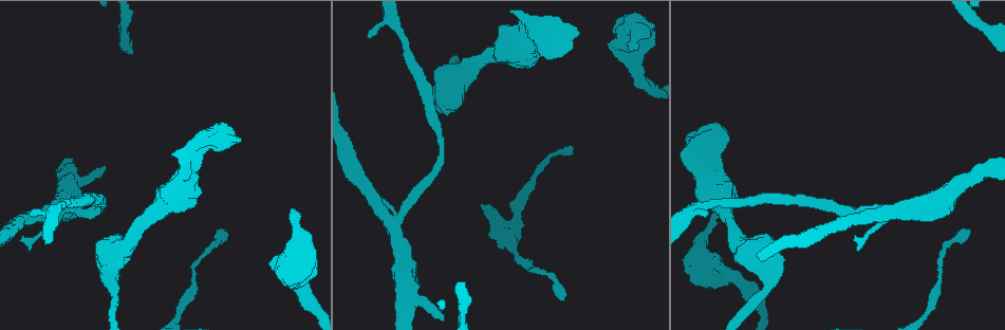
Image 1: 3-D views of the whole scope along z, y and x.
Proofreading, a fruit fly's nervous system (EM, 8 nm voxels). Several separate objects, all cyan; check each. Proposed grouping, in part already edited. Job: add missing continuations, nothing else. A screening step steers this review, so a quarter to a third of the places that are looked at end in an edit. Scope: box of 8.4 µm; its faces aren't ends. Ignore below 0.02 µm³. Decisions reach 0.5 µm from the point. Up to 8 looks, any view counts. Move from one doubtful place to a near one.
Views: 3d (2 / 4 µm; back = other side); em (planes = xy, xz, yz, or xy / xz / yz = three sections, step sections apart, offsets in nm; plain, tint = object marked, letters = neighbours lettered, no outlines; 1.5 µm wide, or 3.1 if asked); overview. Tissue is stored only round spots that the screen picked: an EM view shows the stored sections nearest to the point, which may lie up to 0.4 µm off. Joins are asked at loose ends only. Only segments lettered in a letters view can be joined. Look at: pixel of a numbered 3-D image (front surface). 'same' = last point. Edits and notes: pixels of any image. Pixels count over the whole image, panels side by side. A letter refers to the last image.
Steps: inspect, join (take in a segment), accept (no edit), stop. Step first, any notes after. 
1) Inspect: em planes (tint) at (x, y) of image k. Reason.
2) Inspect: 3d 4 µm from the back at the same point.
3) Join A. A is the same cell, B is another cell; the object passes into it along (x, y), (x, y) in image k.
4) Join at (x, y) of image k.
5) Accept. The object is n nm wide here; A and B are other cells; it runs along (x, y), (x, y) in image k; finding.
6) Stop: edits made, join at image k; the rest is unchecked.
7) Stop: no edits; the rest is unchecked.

Inspect: 3d 4 µm at (239, 138) of image 1. Stops while still wide.

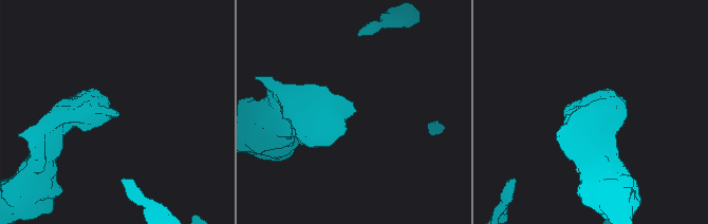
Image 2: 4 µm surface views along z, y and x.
Inspect: em planes (letters) at (118, 112) of image 2. Shape alone is not enough.

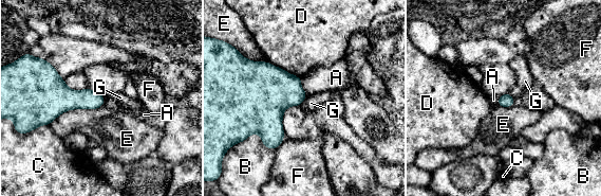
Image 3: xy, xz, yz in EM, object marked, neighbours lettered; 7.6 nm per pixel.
Accept. The longest contact is with E, 440 nm; A, B, C, D, E, F and G are other cells; a border runs along (307, 95), (299, 105) in image 3; none of them fits.

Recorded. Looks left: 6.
Inspect: em yz step 8 (tint) at (23, 236) of image 1. Tapers out.

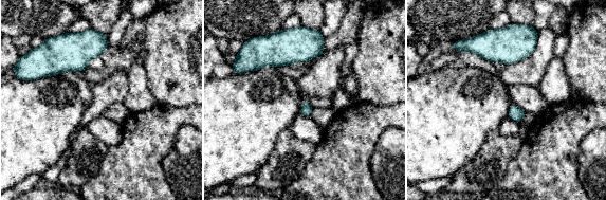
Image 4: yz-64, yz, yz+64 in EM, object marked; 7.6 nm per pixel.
Inspect: em planes (letters) at the same point. Cut it another way.

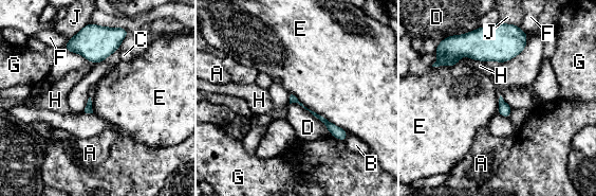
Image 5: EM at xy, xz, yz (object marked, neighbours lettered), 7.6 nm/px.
Accept. The longest contact is with E, 500 nm; A, B, C, D, E, F, G, H and J are other cells; no lettered segment goes on from it.

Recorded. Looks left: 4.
Inspect: em planes (letters) at (226, 231) of image 1. End of a long branch.

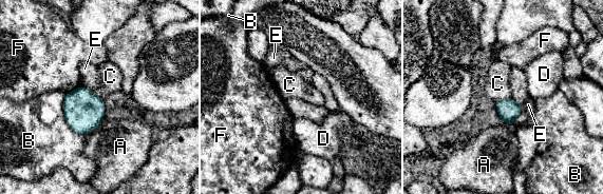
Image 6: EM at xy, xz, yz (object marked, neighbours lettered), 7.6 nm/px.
Accept. The longest contact is with B, 360 nm; A, B, C, D, E and F are other cells; a border runs along (510, 96), (495, 100) in image 6; none of them fits.

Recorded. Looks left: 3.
Stop: no edits; the rest is unchecked.

